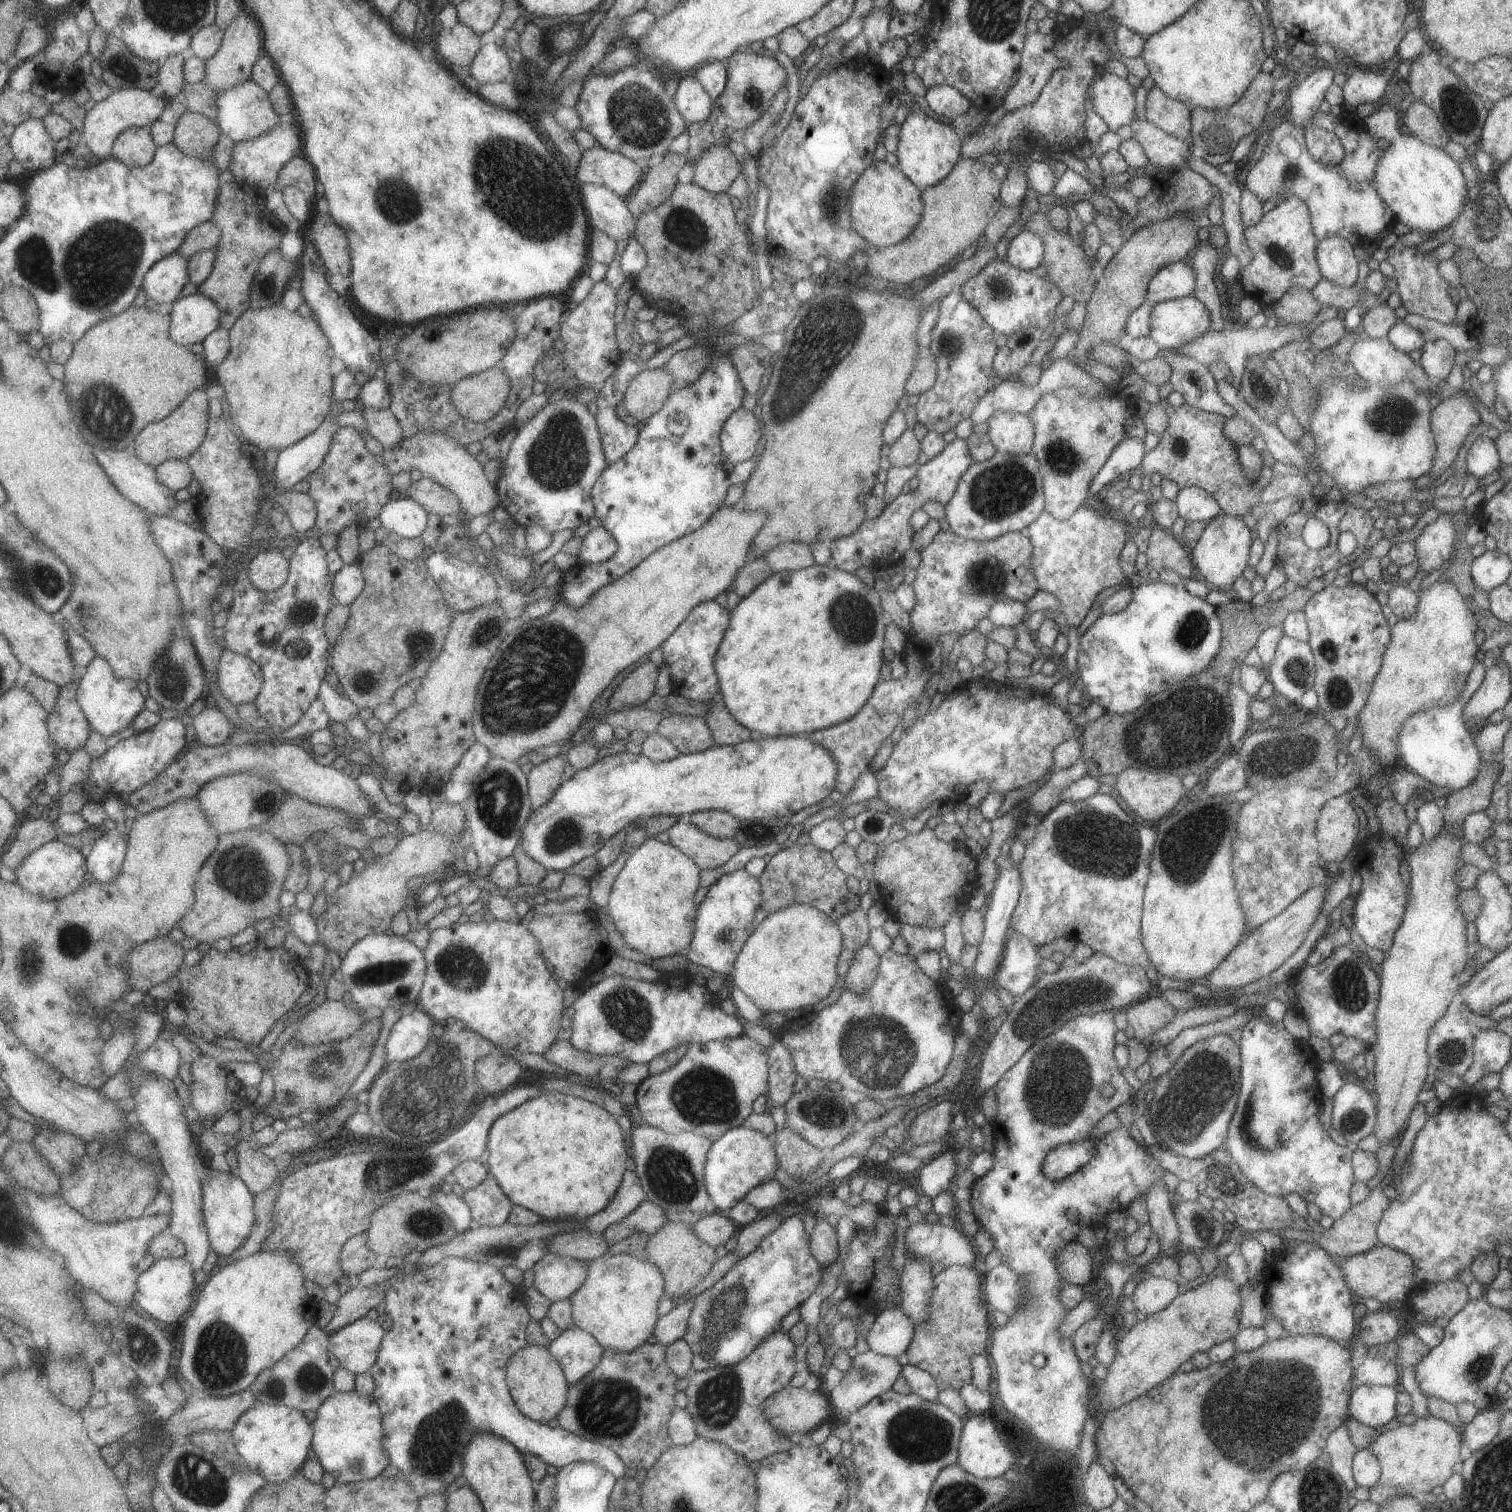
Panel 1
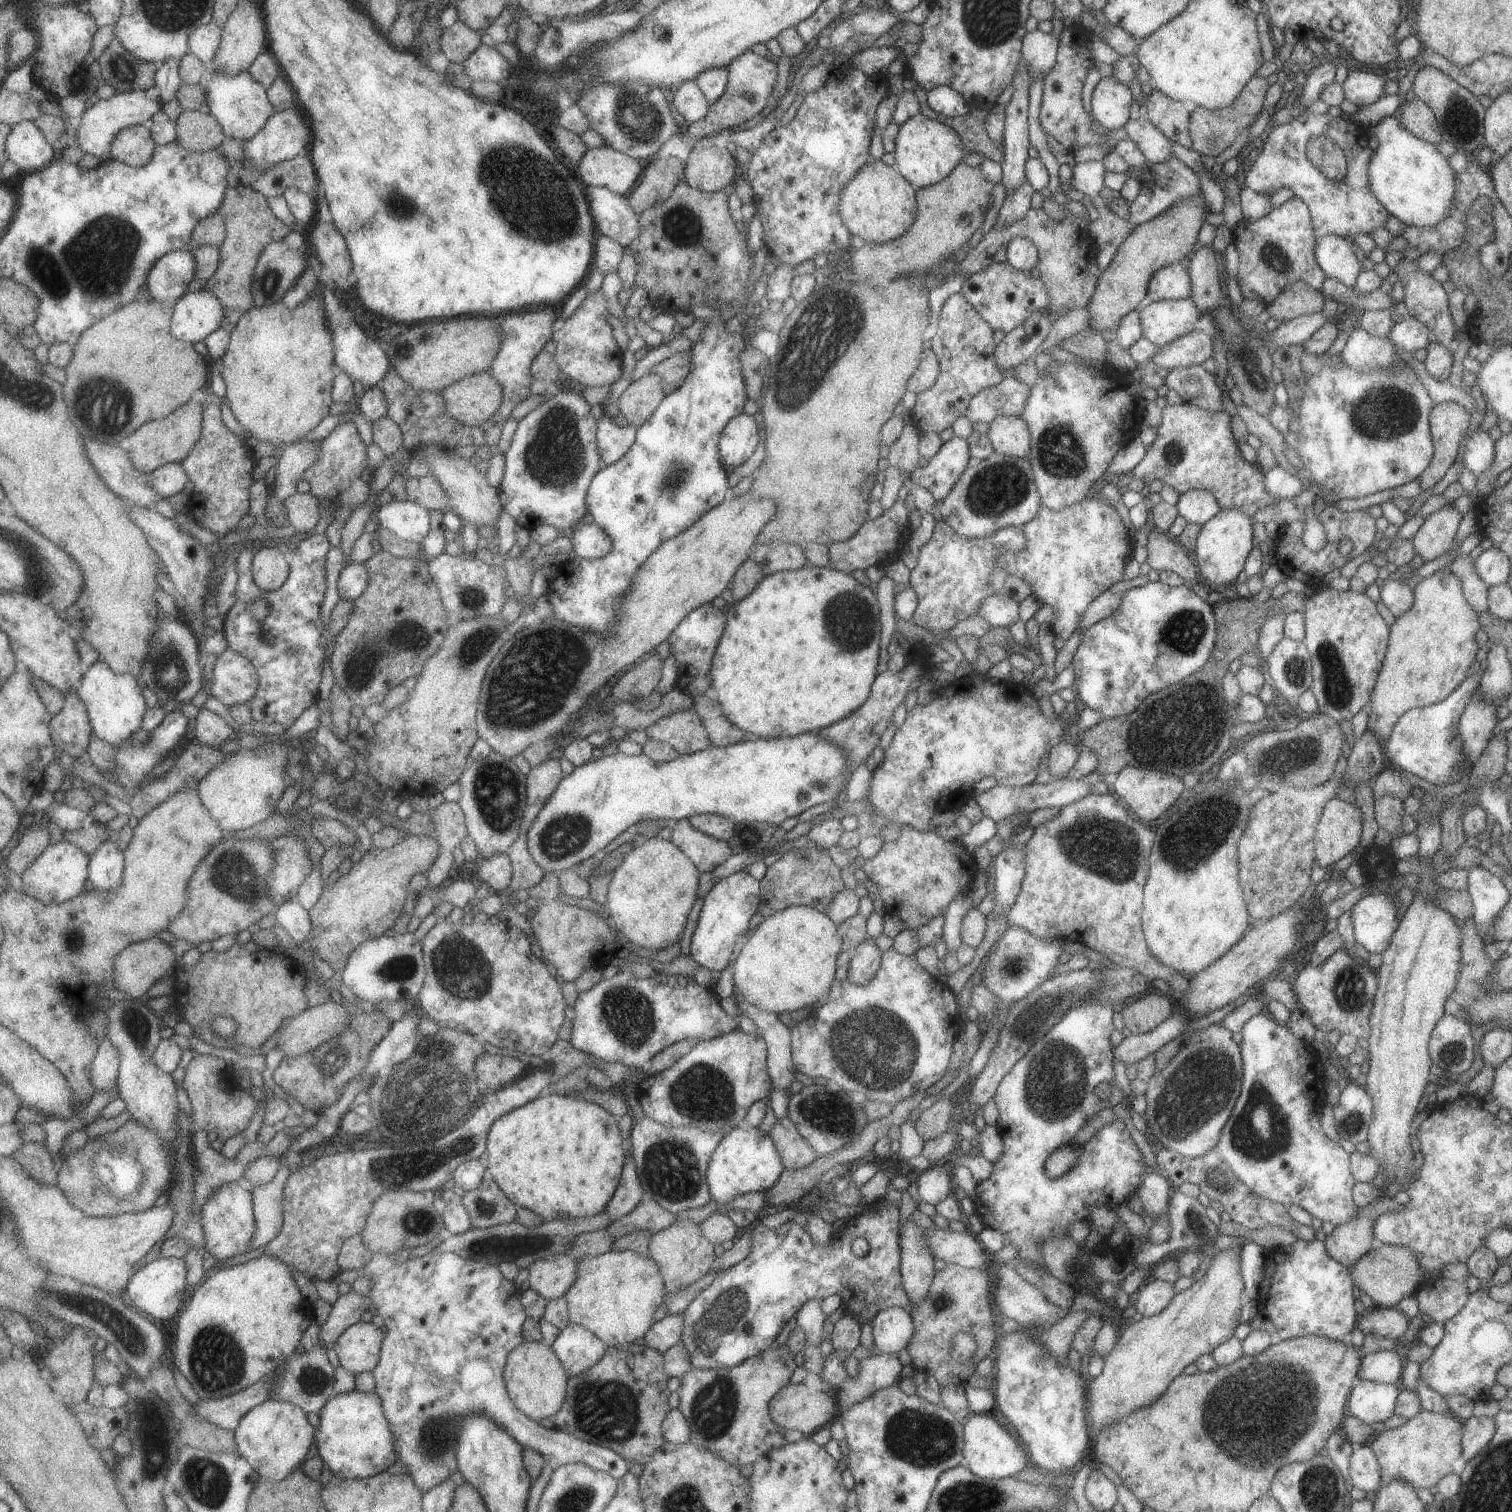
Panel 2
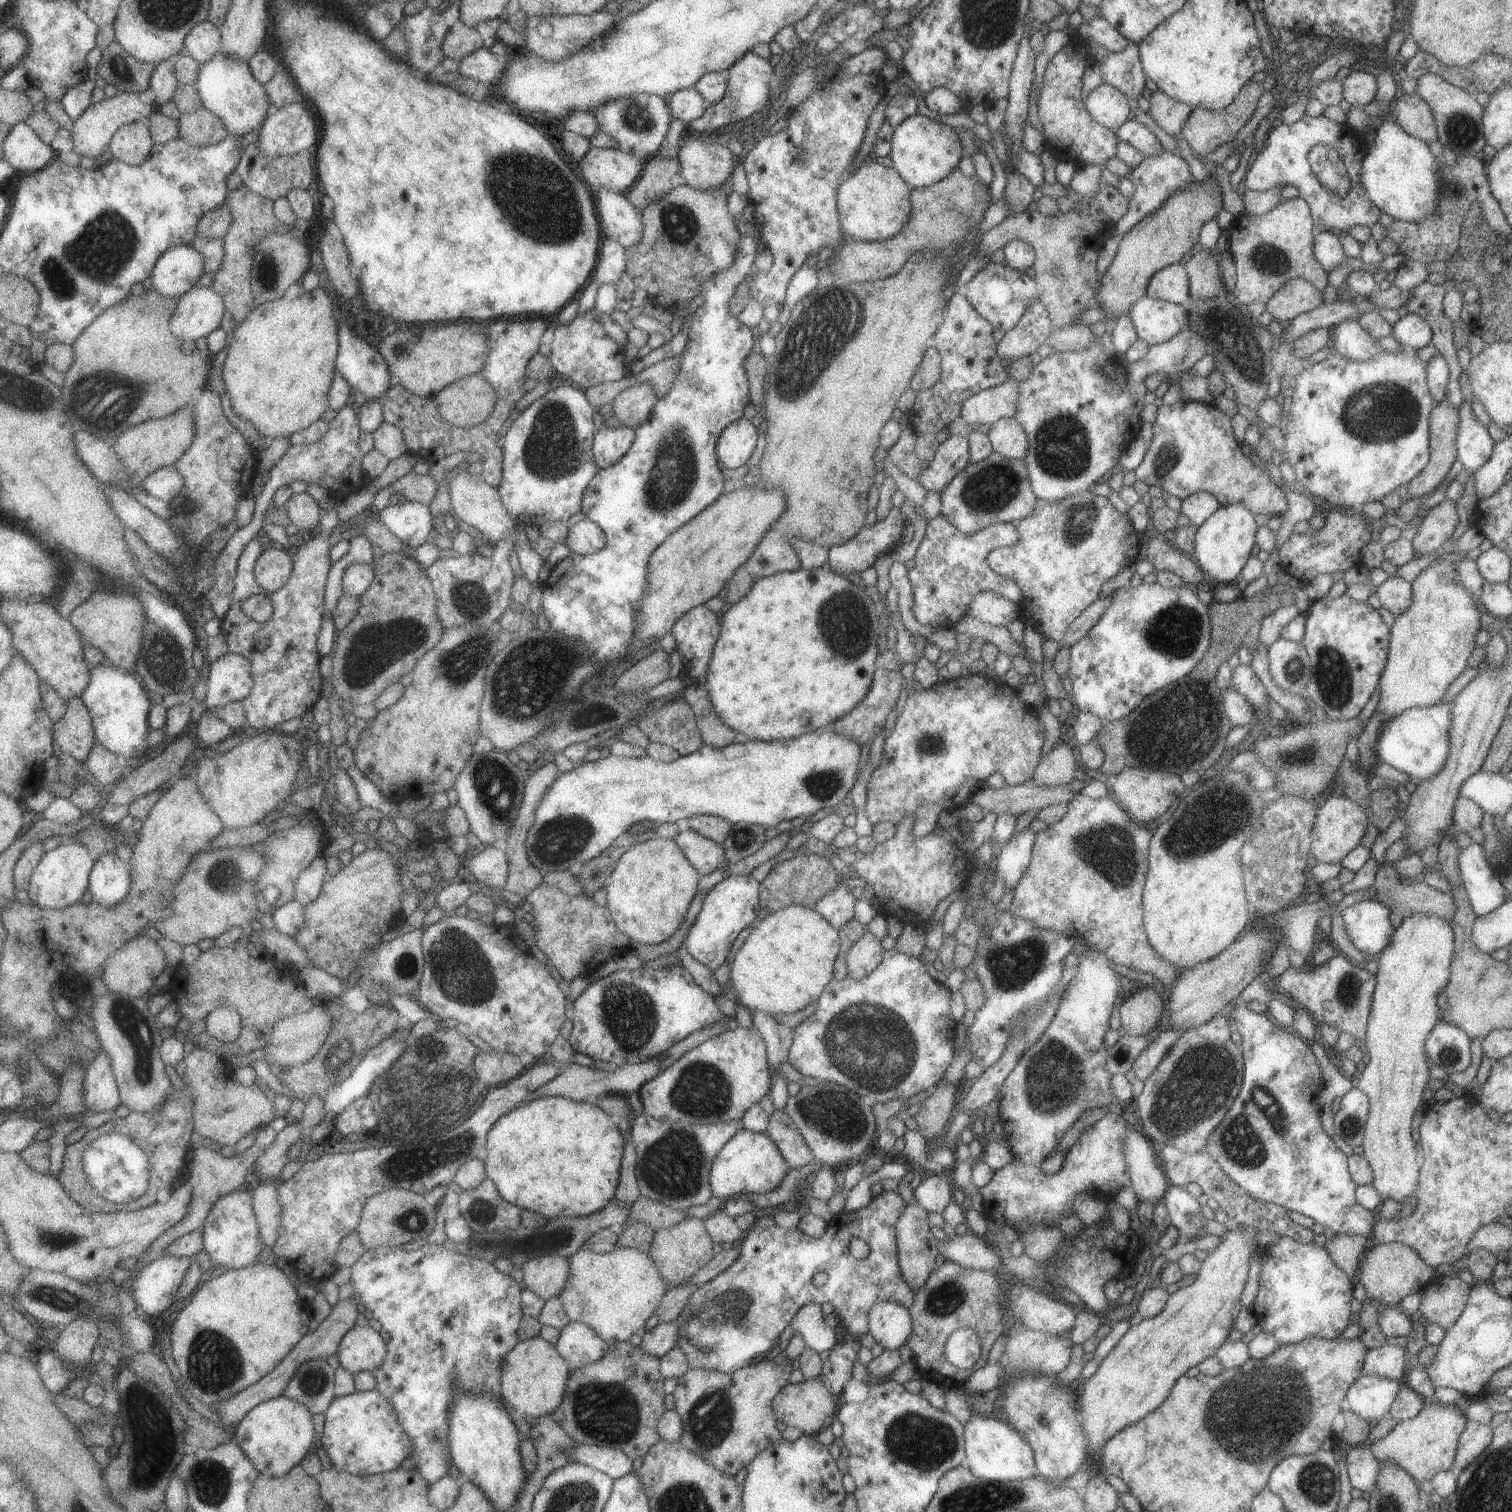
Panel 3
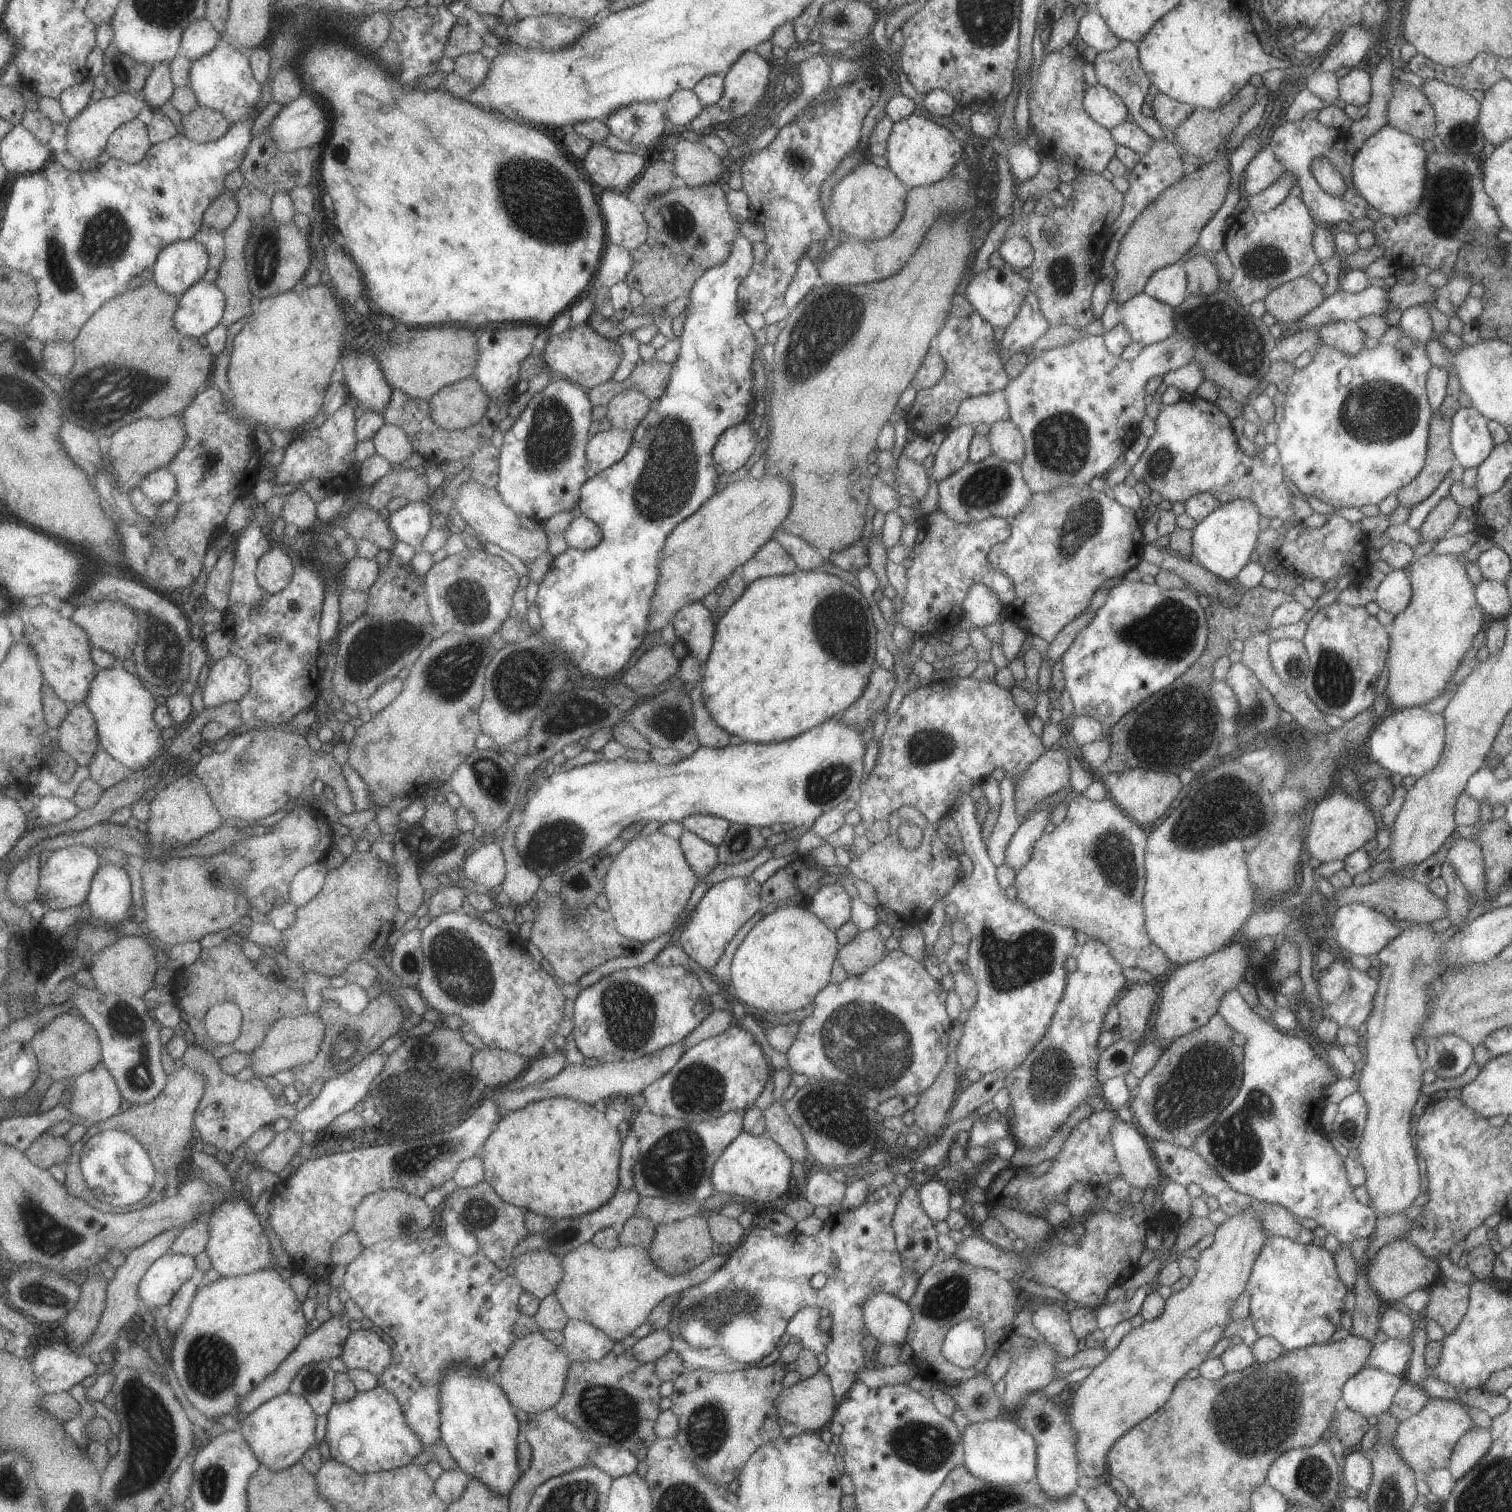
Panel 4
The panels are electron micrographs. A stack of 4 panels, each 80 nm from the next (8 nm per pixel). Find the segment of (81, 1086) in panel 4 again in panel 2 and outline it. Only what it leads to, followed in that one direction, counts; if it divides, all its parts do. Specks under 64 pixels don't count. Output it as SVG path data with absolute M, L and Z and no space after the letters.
M103 1038L94 1058L92 1081L97 1091L108 1091L118 1084L121 1053L110 1038Z

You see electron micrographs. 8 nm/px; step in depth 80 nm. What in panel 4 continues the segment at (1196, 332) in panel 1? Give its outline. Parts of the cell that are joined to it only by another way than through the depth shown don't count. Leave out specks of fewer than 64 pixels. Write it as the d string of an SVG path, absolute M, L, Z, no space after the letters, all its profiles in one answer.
M1144 293L1123 302L1118 313L1129 338L1143 345L1160 342L1175 331L1173 307Z

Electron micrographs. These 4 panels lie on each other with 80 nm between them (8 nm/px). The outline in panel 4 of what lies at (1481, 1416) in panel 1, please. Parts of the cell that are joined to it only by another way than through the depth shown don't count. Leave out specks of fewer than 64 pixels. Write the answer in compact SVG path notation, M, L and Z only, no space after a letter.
M1473 1425L1471 1430L1467 1430L1457 1442L1455 1442L1451 1457L1448 1459L1449 1465L1446 1467L1454 1481L1465 1476L1477 1460L1489 1450L1492 1436L1490 1430Z

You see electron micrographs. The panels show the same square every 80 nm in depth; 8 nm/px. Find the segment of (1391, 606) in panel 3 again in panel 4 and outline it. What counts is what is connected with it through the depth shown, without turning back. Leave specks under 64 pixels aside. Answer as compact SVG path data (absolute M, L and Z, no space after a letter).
M1401 569L1385 575L1379 586L1374 590L1373 600L1379 609L1397 615L1403 612L1410 602L1410 581Z

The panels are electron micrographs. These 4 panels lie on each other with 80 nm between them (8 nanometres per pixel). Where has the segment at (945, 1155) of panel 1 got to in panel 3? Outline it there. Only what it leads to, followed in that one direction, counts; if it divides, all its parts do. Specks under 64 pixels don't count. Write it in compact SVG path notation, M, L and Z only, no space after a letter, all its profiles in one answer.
M928 1173L921 1178L914 1189L914 1200L927 1212L935 1211L940 1214L942 1208L952 1201L953 1184L946 1173Z

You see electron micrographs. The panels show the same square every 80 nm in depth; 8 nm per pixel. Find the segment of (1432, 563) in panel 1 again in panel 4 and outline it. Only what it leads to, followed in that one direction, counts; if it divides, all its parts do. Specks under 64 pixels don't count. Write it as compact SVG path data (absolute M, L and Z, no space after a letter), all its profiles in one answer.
M1447 494L1444 496L1425 517L1424 522L1418 529L1421 534L1421 541L1430 541L1431 546L1437 540L1443 539L1445 532L1453 526L1453 522L1459 514L1460 507Z

